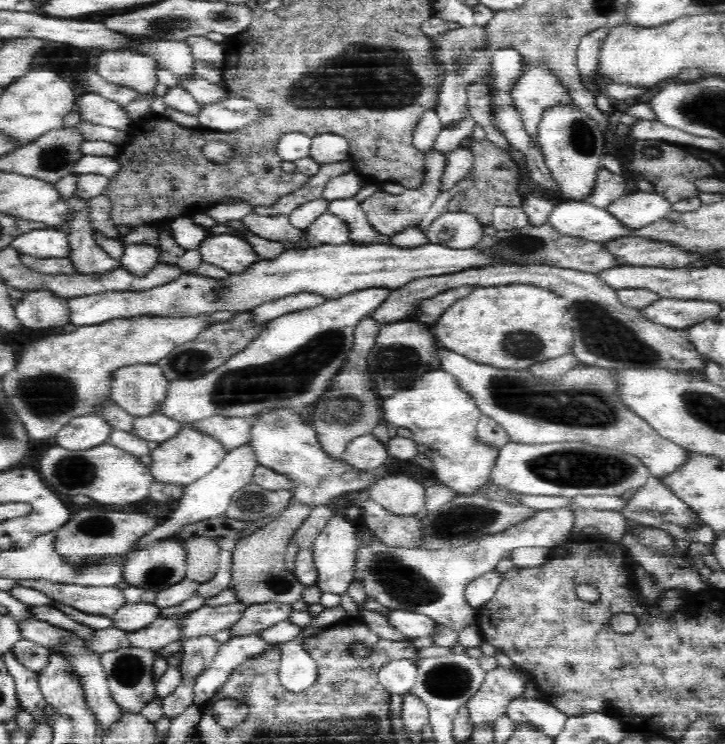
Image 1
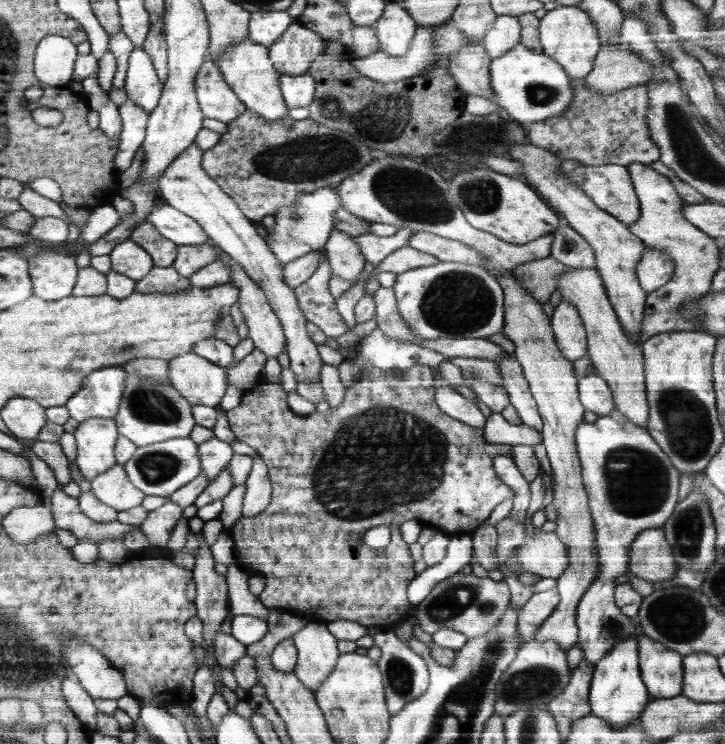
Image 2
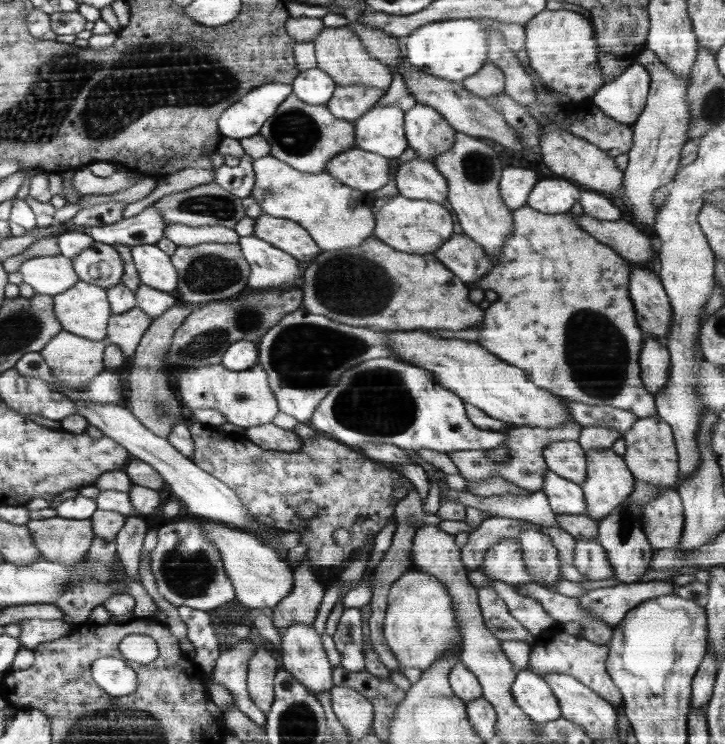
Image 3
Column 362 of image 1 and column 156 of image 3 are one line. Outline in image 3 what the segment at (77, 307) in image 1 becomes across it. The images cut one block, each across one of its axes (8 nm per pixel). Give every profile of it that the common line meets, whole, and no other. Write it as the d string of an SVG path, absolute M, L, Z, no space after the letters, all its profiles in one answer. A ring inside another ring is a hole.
M143 245L132 247L131 256L141 285L170 294L176 293L177 271L166 252L156 245Z

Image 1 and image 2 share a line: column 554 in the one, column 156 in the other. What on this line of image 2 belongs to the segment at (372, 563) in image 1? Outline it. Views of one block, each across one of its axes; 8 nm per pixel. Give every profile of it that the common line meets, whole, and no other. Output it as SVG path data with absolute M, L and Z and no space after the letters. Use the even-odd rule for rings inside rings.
M167 499L160 508L149 512L139 529L146 535L151 546L167 546L174 526L182 519L182 510L181 506Z

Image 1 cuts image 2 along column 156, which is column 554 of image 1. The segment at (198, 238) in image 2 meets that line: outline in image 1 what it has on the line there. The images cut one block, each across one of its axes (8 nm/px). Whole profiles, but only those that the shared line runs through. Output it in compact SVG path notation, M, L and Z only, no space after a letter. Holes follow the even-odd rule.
M561 200L552 209L547 224L558 233L573 234L586 241L608 242L621 238L636 237L641 230L630 229L613 213L589 202Z

